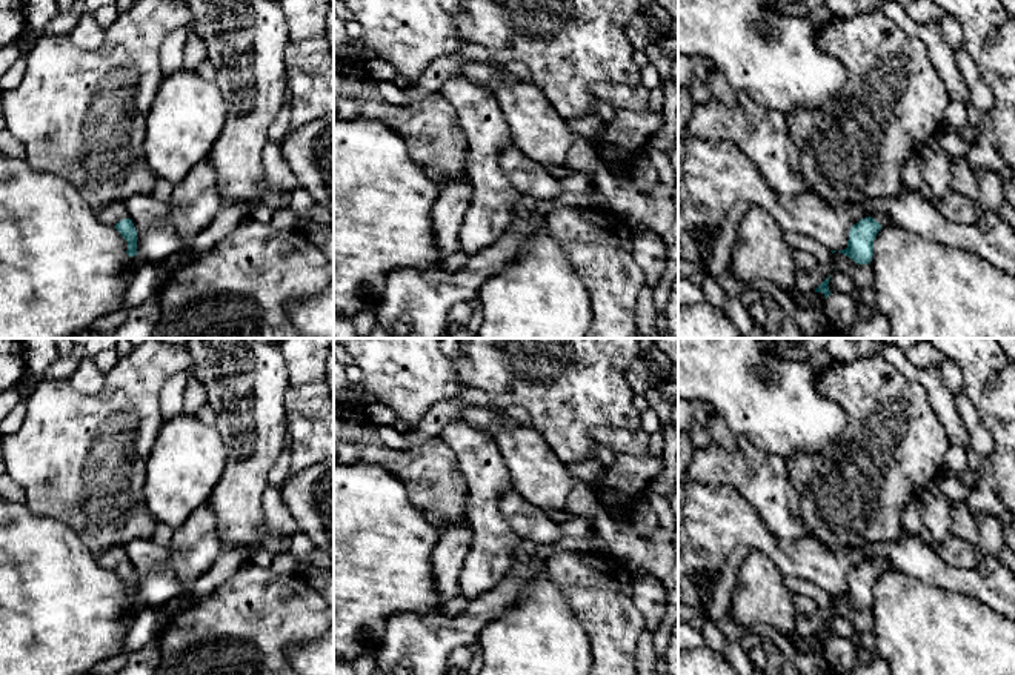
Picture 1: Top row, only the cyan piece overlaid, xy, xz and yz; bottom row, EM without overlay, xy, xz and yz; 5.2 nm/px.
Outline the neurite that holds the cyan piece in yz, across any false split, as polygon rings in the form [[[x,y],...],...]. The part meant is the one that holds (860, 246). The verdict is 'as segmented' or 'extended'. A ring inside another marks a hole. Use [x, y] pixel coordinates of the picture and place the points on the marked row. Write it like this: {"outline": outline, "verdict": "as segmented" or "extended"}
{"outline": [[[881,214],[861,218],[849,231],[847,248],[838,252],[847,255],[858,264],[870,263],[874,255],[874,240],[878,231],[886,224],[887,218]]], "verdict": "extended"}

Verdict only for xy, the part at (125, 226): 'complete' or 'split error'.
split error

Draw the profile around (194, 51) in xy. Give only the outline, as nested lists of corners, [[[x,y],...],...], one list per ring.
[[[189,31],[185,49],[183,49],[183,69],[197,71],[198,65],[208,57],[205,42]]]

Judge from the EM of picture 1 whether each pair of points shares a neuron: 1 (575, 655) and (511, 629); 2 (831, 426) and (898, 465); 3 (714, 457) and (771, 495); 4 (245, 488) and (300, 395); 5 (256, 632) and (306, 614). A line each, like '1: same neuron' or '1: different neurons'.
1: same neuron
2: different neurons
3: same neuron
4: different neurons
5: same neuron

